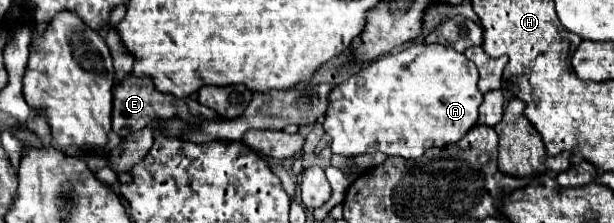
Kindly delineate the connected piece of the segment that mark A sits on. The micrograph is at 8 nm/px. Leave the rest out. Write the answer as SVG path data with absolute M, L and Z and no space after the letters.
M412 43L408 49L388 53L330 93L330 109L324 117L324 131L332 137L332 151L342 157L356 157L366 153L398 155L402 159L418 159L430 147L444 147L460 141L478 121L478 107L482 93L476 87L478 69L466 55L442 47Z

